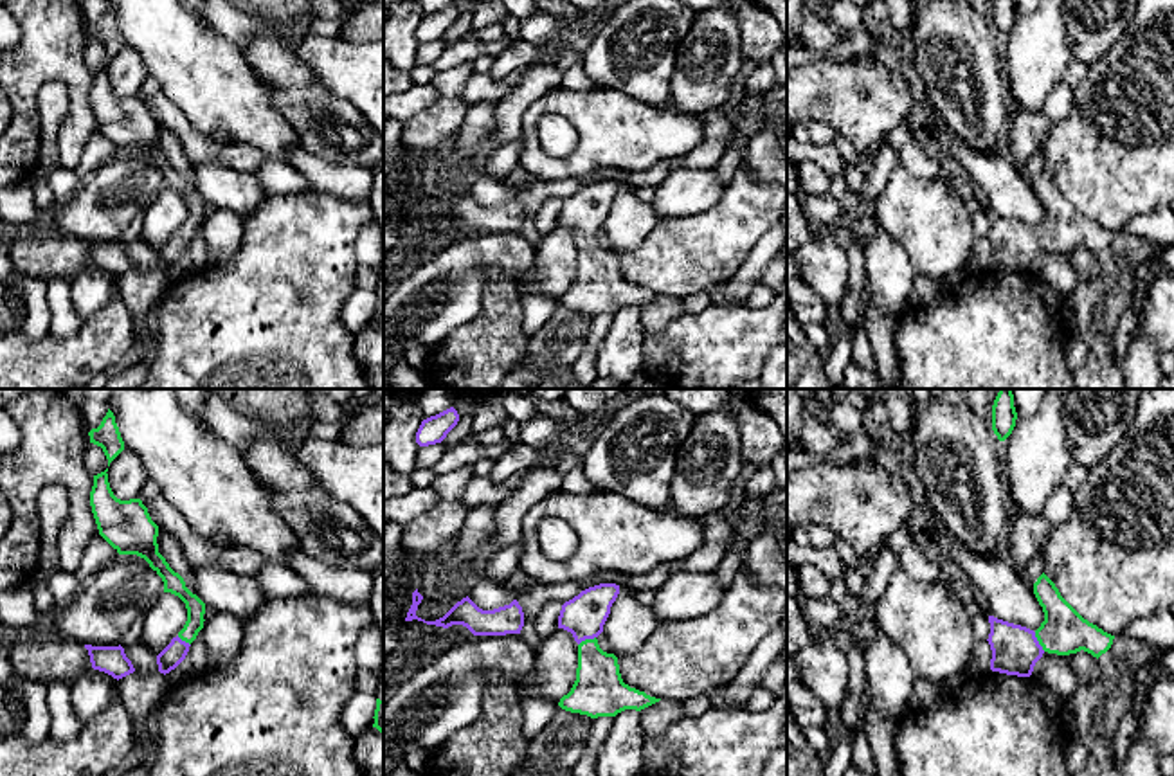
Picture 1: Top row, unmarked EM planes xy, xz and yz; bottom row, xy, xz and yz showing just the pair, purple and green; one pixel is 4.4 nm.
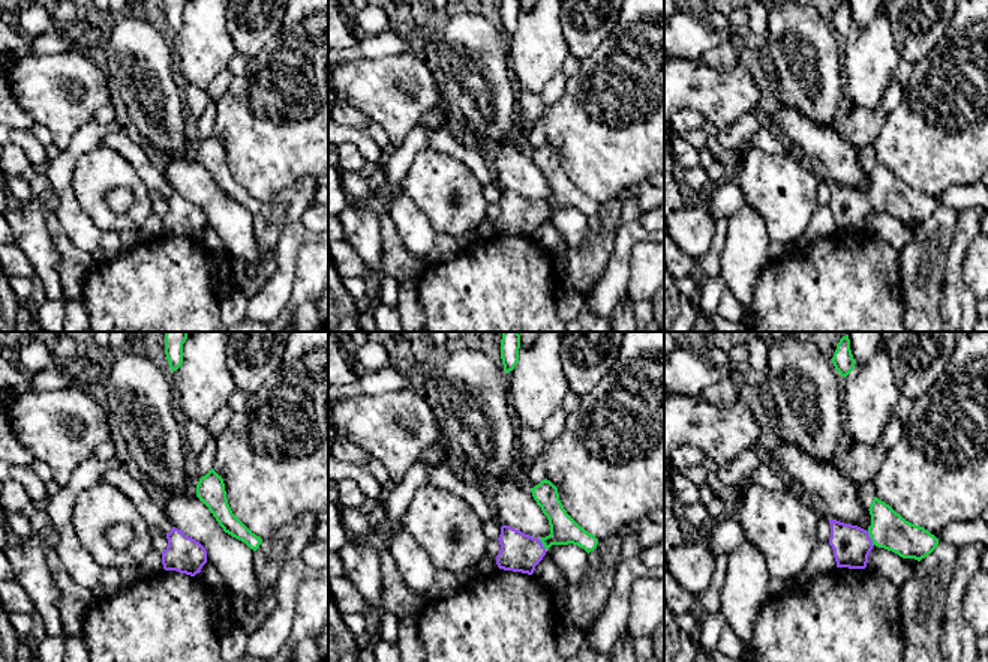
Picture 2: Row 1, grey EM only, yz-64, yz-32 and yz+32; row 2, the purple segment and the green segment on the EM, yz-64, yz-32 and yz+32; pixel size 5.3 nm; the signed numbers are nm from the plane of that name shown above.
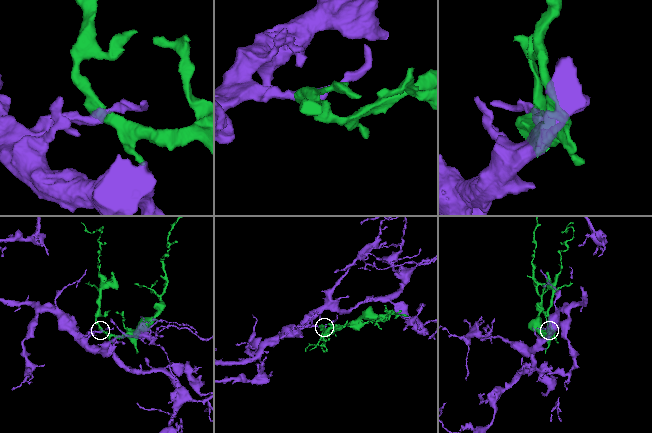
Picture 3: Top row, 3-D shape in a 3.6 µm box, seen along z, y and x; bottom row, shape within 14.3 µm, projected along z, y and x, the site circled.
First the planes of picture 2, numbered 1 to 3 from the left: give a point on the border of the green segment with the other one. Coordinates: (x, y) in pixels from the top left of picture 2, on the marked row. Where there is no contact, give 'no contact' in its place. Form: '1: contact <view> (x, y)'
1: no contact
2: contact yz-32 (541, 544)
3: contact yz+32 (870, 539)

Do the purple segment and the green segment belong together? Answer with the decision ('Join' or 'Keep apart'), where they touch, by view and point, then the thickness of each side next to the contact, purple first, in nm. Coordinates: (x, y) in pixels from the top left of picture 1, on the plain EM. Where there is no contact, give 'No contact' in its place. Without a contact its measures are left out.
Join. Touches purple at yz (1038, 238). Thickness 200 nm (purple) against 200 nm

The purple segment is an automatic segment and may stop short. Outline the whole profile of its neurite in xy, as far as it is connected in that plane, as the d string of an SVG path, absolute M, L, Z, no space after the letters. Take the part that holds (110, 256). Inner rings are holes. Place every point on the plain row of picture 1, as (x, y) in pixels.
M85 241L94 266L104 268L113 275L122 275L135 268L131 257L126 254L124 245L119 243L92 243Z

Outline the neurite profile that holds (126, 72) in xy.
M122 47L108 63L108 79L121 97L139 95L142 83L149 77L139 54L131 47Z

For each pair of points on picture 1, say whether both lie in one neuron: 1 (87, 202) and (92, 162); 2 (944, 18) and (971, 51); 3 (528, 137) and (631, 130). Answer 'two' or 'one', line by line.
1: two
2: one
3: one

